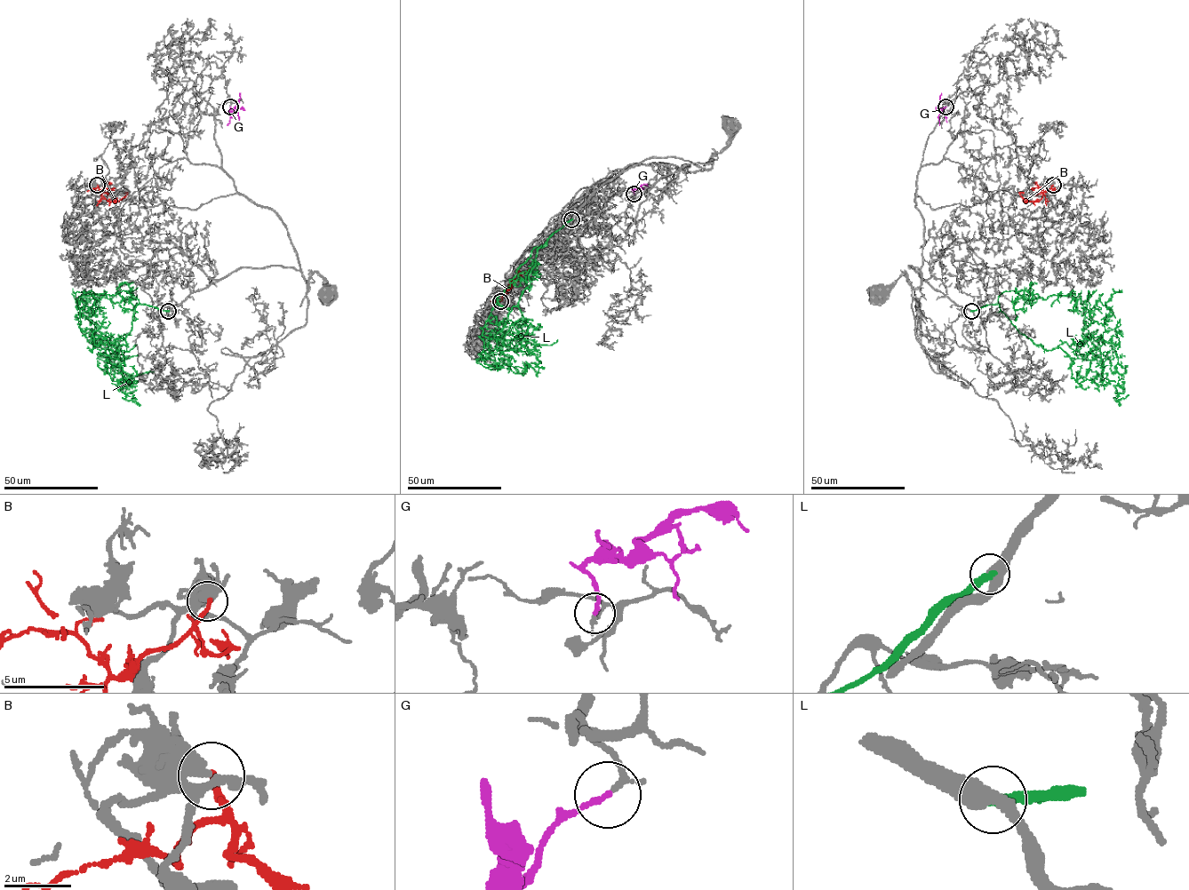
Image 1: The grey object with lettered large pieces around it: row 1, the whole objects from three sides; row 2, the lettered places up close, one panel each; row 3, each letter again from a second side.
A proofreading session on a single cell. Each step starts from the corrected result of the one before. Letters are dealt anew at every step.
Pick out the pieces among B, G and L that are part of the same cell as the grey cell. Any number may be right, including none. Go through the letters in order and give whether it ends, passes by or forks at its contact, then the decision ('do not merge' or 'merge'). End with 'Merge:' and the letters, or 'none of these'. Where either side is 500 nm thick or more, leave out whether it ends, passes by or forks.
B: do not merge
G: it ends; merge
L: it ends; merge
Merge: G, L

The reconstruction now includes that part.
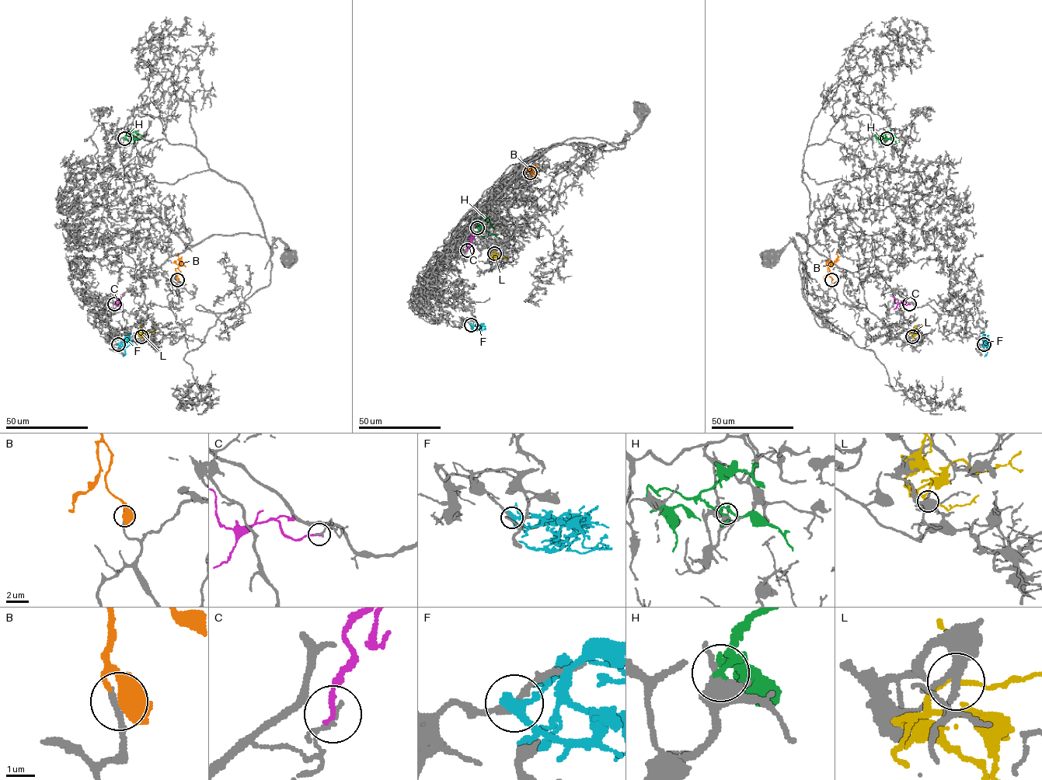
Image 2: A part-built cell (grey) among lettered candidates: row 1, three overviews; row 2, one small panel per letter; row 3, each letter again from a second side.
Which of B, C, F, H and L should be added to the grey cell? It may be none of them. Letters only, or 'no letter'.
B

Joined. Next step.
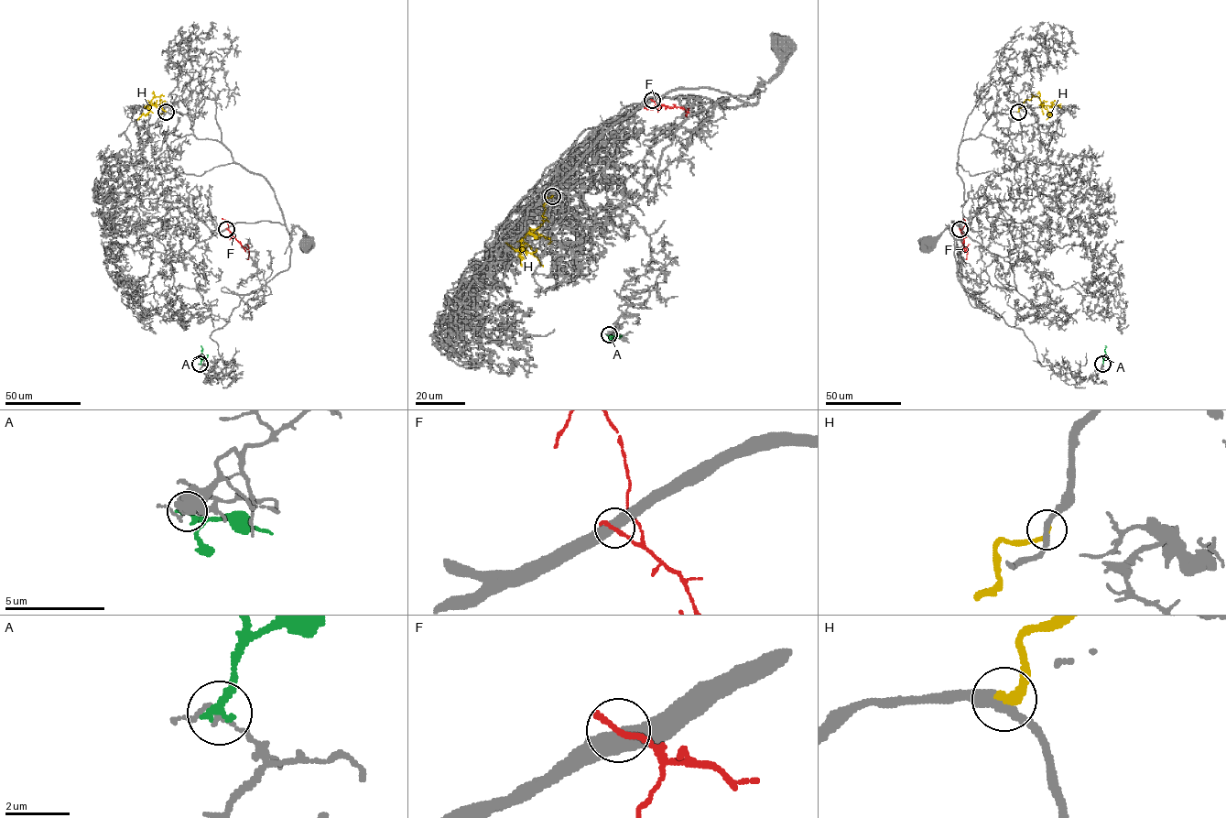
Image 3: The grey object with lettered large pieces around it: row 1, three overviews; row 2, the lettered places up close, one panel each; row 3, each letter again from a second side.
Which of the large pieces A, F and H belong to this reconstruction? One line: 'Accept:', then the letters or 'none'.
Accept: H

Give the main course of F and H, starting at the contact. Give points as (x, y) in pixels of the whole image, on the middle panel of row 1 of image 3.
F: (652, 100), (666, 107), (683, 107), (689, 113), (685, 112)
H: (552, 196), (546, 199), (543, 205), (543, 223), (523, 238), (526, 244), (514, 248), (505, 243)

